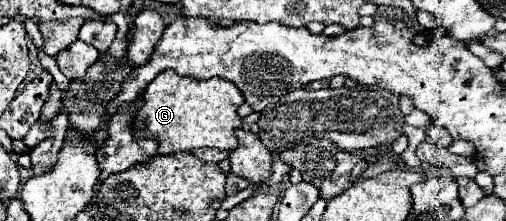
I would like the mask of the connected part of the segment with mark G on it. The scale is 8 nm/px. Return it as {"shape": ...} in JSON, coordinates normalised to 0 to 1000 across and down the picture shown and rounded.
{"shape":[[[332,312],[289,394],[281,430],[281,484],[273,493],[261,557],[265,611],[304,620],[316,656],[316,701],[336,701],[348,683],[383,683],[395,665],[462,683],[470,665],[462,593],[478,575],[478,538],[470,520],[474,475],[478,421],[466,403],[466,385],[431,348],[411,367],[379,367]]]}

